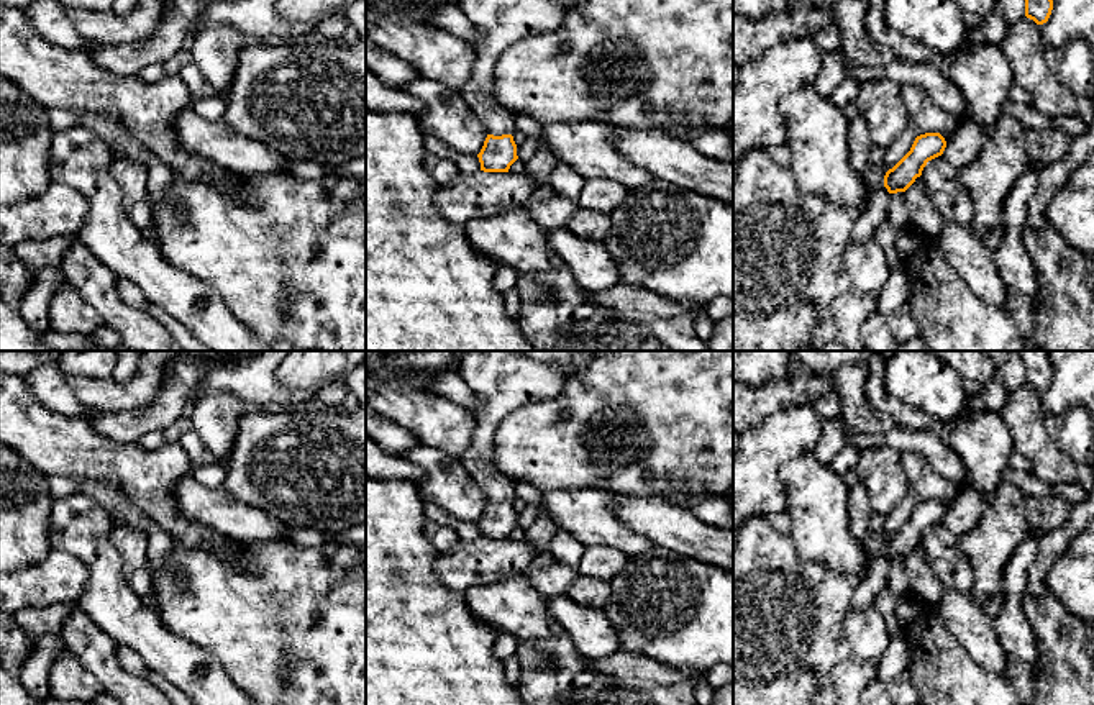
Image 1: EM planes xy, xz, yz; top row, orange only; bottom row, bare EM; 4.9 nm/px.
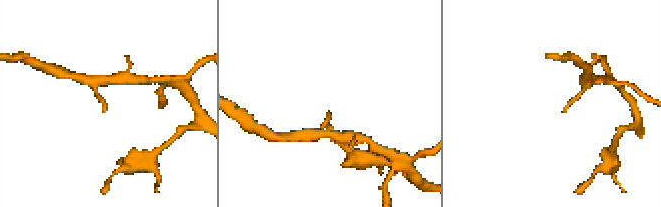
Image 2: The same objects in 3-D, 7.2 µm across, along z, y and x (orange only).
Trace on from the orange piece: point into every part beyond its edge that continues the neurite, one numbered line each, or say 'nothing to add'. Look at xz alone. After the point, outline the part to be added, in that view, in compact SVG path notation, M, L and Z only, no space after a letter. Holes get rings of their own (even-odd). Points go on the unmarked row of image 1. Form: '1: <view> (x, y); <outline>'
1: xz (502, 381); M466 351L461 357L459 375L479 398L479 407L471 412L474 418L472 439L459 462L481 487L487 502L513 502L517 498L513 482L502 475L492 462L497 428L517 408L558 397L564 389L566 377L558 366L512 351Z

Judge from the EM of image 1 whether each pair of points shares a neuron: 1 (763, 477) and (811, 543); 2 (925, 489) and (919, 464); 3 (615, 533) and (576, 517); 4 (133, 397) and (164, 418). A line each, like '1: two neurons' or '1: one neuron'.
1: two neurons
2: one neuron
3: one neuron
4: two neurons

